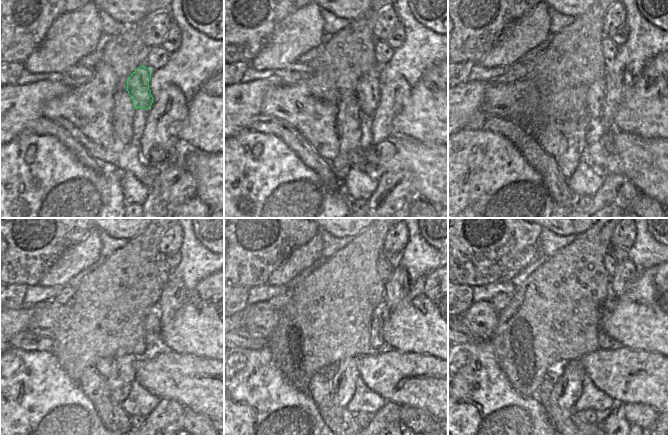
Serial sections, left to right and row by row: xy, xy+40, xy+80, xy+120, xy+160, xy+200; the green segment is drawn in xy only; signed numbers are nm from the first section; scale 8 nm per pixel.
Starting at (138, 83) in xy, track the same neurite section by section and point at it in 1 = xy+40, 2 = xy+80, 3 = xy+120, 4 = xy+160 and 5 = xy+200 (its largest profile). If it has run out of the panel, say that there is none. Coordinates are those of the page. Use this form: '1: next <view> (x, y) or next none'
1: next xy+40 (367, 90)
2: next xy+80 (596, 93)
3: next xy+120 (152, 326)
4: next xy+160 (376, 340)
5: next xy+200 (605, 342)

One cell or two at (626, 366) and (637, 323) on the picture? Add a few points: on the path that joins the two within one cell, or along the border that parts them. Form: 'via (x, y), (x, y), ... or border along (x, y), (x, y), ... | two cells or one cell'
border along (619, 345), (634, 350), (653, 352) | two cells

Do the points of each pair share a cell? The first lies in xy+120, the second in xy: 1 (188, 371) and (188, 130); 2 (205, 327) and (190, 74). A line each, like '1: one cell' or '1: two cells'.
1: two cells
2: two cells

